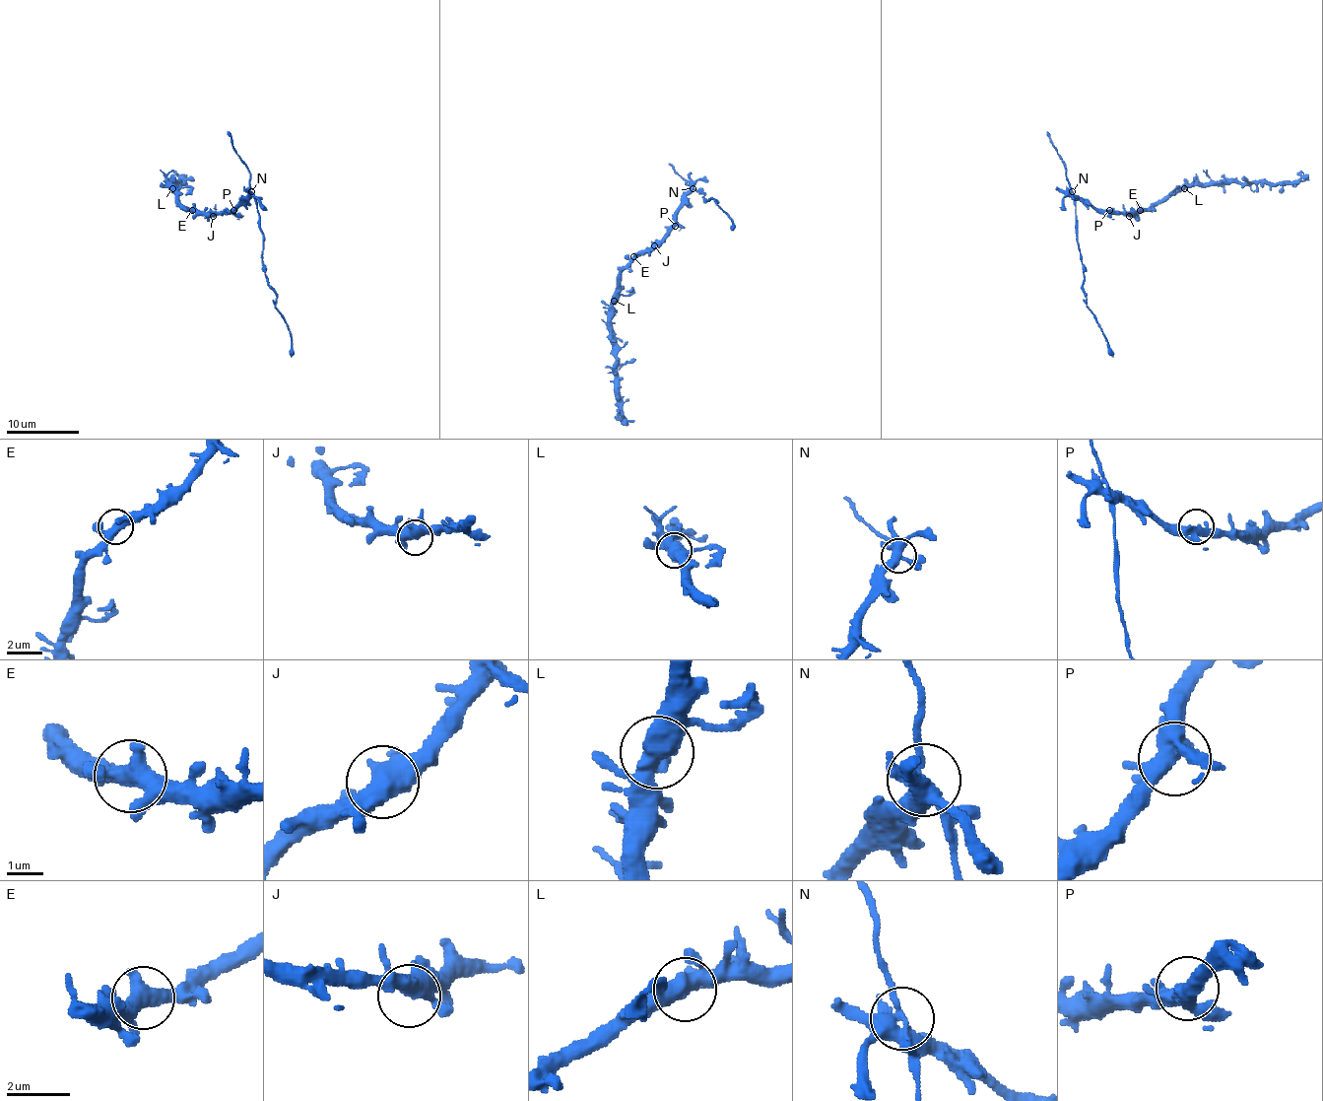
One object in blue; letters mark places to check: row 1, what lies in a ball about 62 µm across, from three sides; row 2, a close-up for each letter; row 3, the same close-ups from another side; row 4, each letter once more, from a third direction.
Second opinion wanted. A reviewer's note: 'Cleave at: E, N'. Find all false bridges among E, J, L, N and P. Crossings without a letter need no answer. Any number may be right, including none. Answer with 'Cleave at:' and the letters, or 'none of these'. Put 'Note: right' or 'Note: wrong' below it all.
Cleave at: N
Note: wrong

